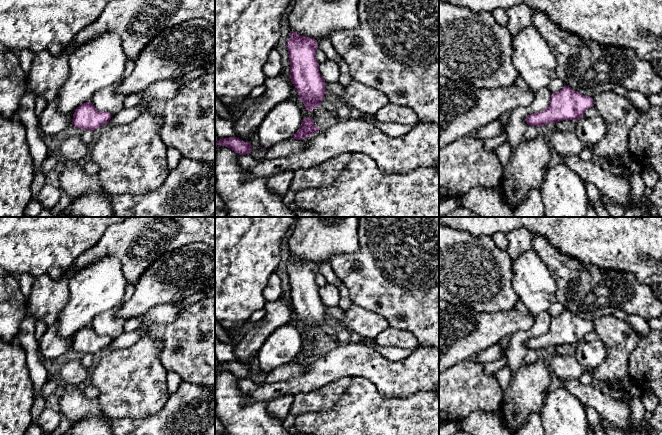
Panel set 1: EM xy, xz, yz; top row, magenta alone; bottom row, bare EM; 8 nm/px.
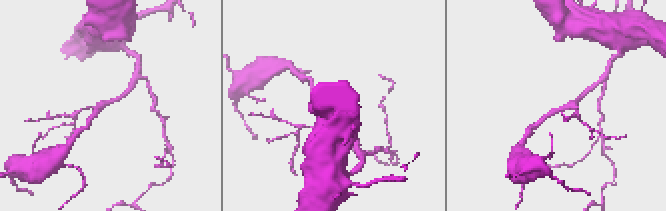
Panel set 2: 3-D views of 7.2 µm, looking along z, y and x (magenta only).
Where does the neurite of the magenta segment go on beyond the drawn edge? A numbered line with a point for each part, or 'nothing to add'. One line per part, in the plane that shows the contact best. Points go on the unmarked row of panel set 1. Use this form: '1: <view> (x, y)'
nothing to add

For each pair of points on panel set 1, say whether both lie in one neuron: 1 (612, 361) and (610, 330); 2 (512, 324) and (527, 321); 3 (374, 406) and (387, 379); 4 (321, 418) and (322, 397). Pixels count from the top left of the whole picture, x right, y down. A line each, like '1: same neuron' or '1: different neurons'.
1: same neuron
2: same neuron
3: different neurons
4: different neurons

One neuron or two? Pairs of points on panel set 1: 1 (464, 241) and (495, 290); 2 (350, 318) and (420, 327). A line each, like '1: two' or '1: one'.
1: one
2: two

